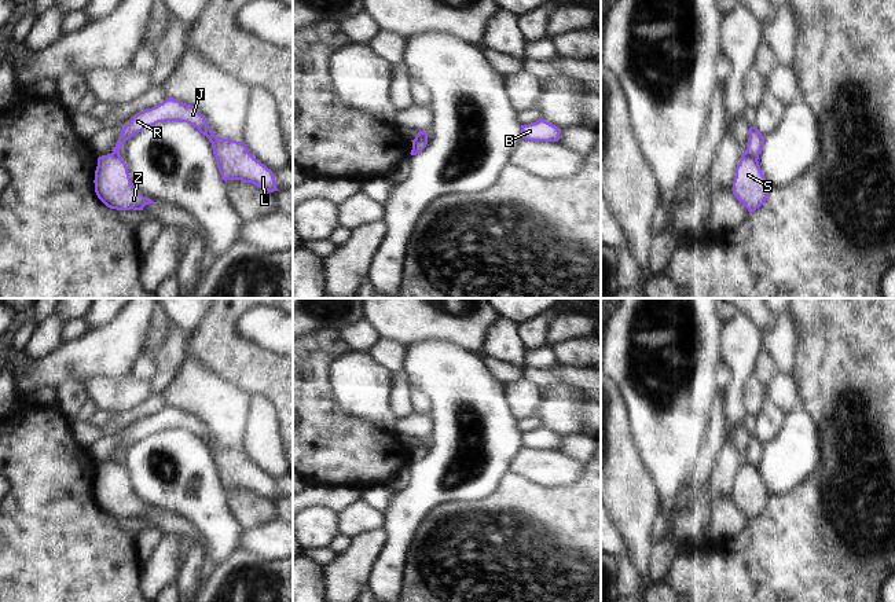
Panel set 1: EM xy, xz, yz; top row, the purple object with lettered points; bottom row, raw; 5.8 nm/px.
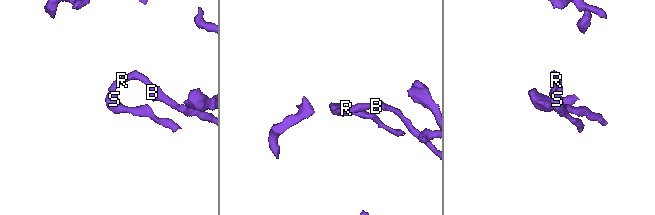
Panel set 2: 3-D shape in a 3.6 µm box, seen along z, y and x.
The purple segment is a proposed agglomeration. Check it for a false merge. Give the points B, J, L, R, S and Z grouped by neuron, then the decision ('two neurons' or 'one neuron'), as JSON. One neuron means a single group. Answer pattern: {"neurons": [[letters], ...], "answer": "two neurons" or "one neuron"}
{"neurons": [["B", "J", "L", "R"], ["S", "Z"]], "answer": "two neurons"}

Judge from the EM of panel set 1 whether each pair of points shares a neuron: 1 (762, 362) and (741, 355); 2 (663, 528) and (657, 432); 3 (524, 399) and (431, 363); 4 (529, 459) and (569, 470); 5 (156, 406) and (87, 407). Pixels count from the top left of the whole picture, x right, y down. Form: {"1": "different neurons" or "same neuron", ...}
{"1": "different neurons", "2": "same neuron", "3": "different neurons", "4": "same neuron", "5": "different neurons"}

